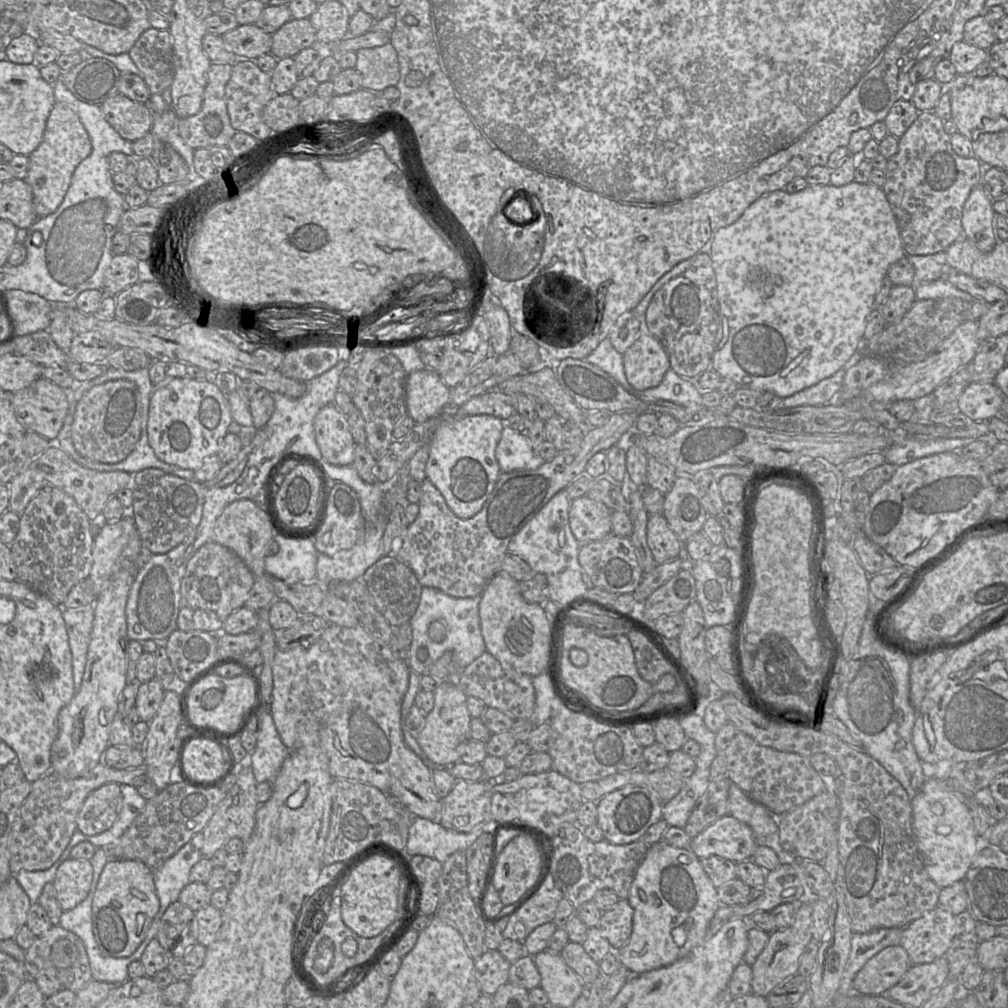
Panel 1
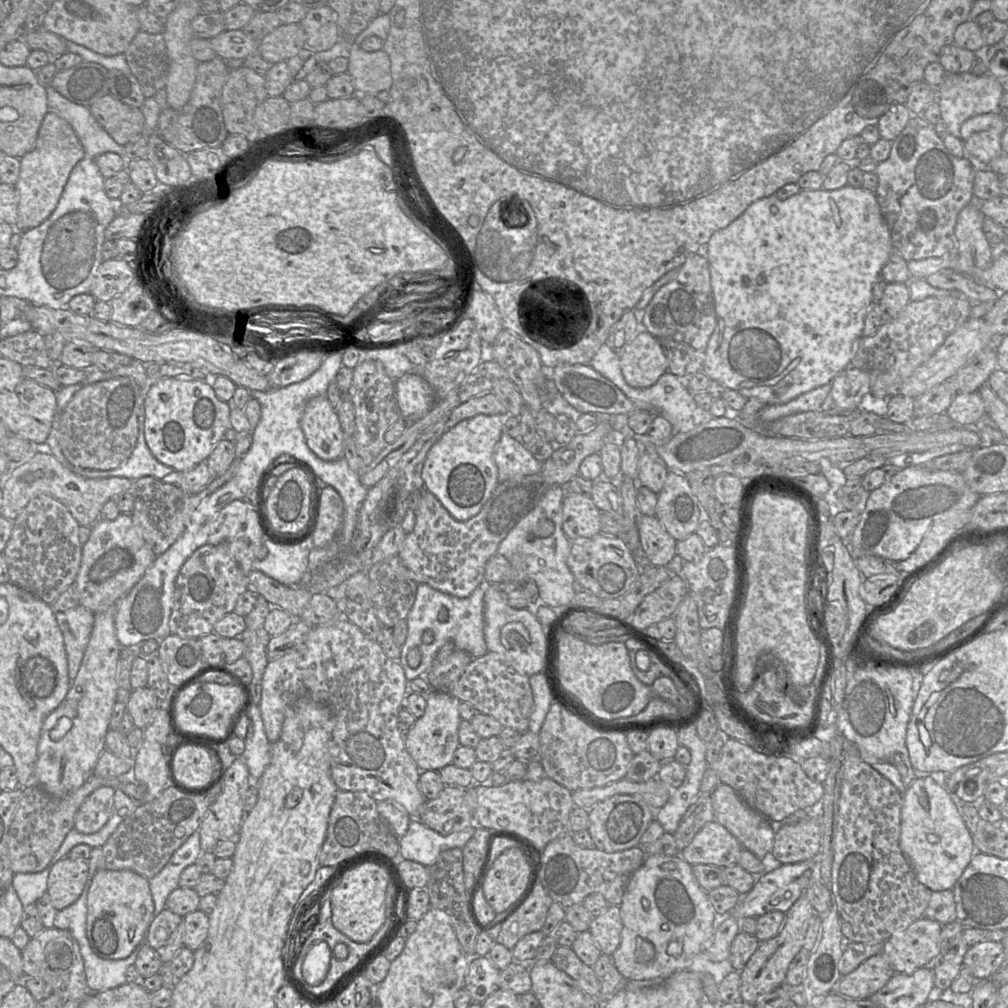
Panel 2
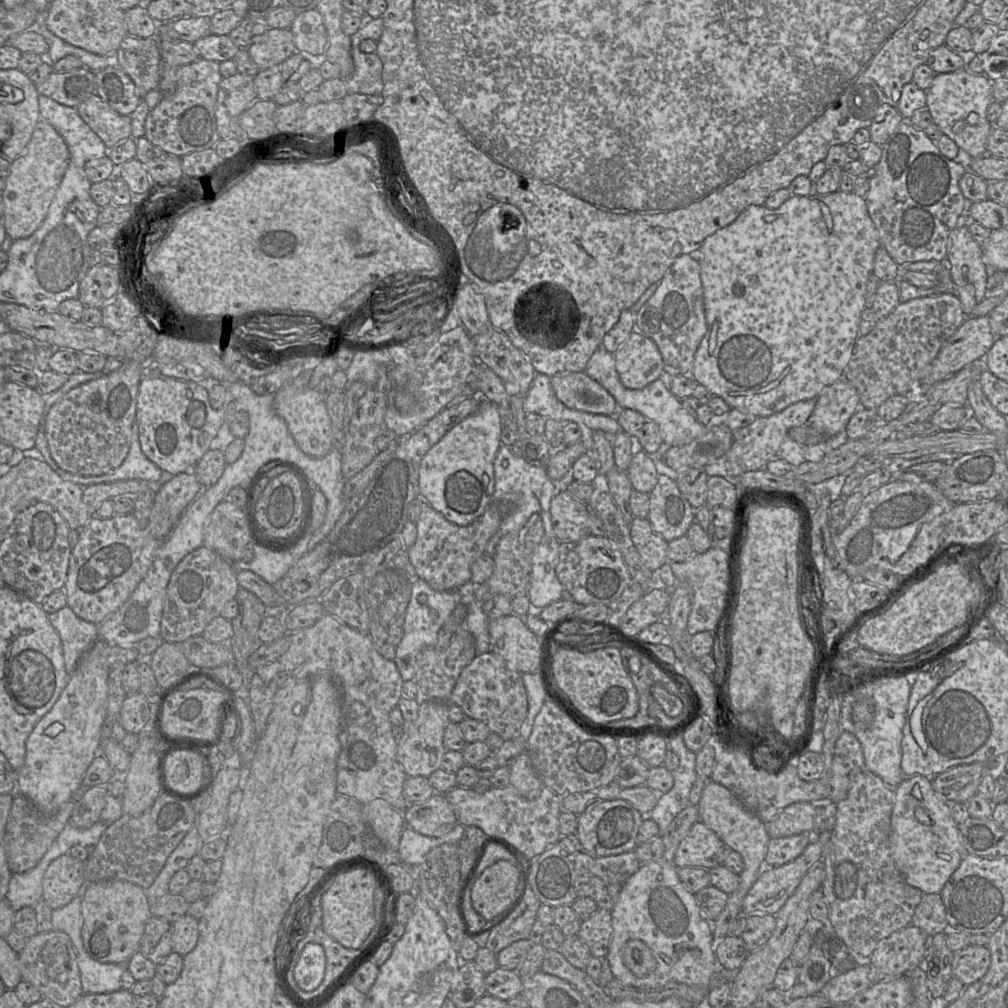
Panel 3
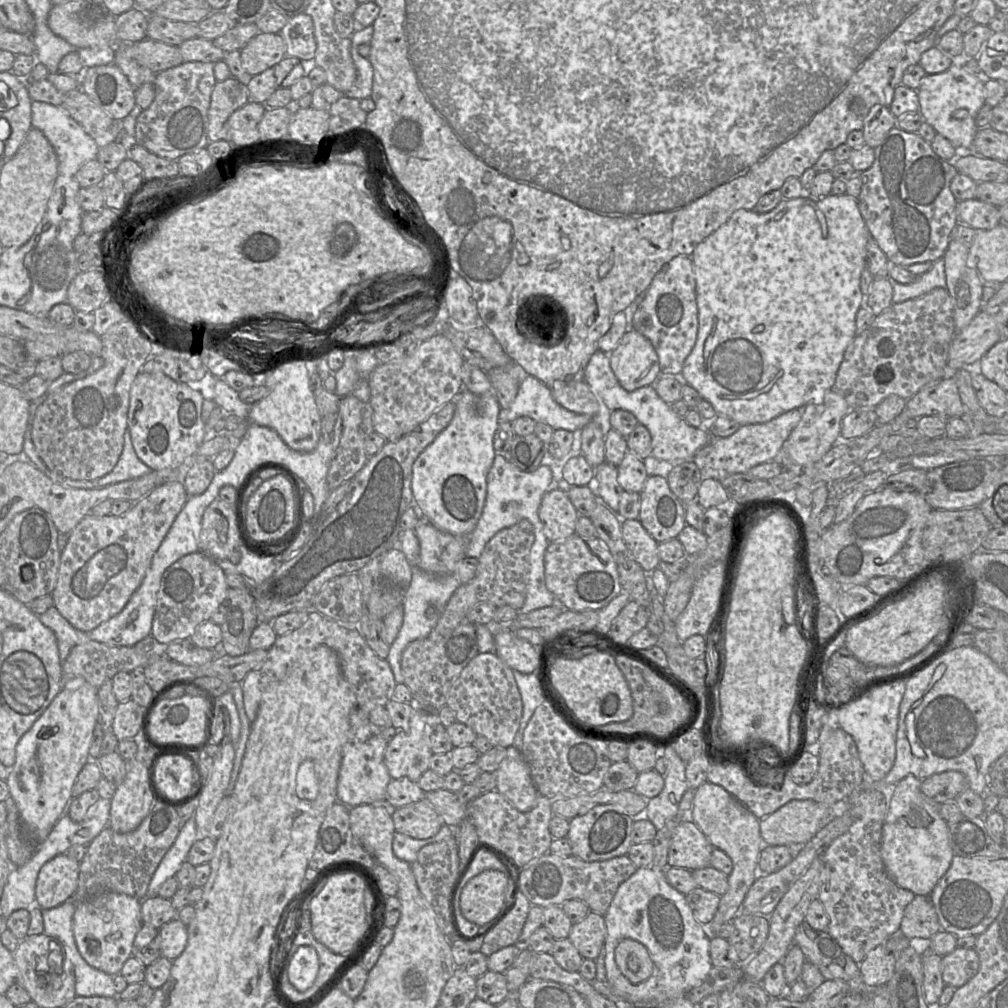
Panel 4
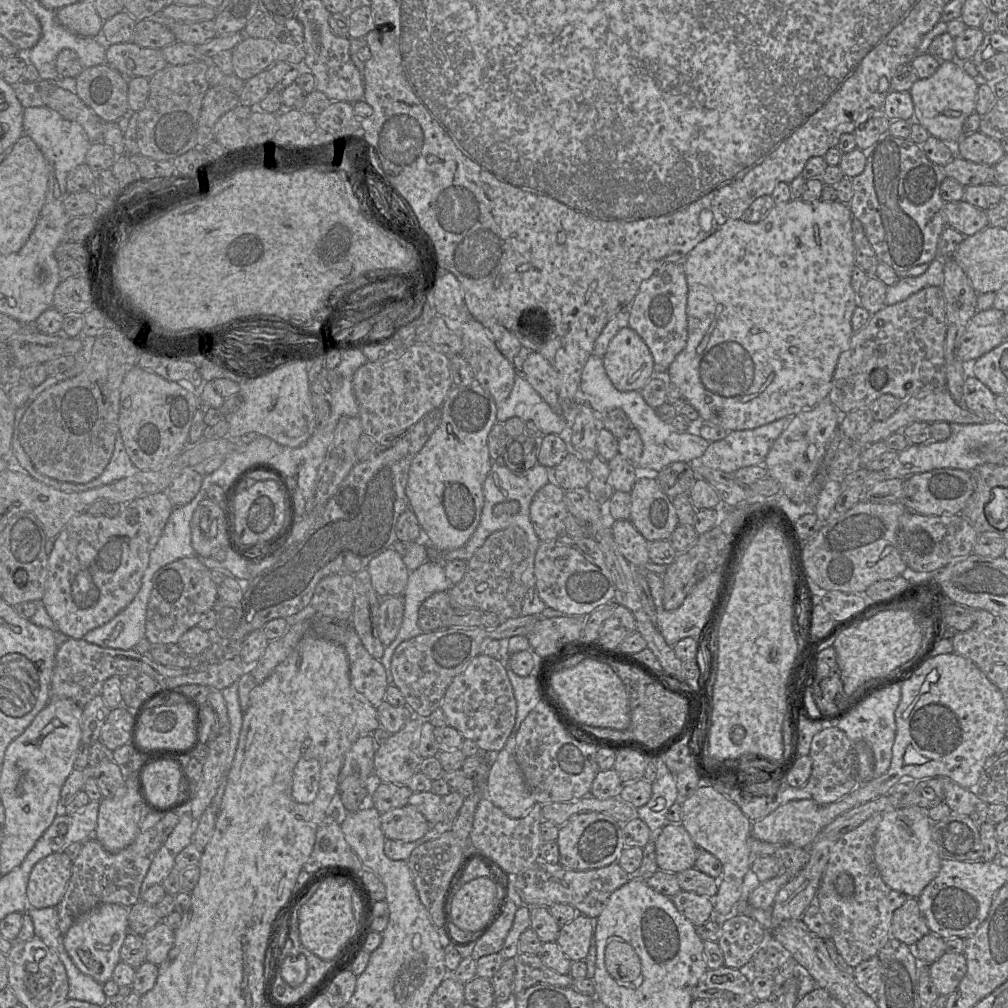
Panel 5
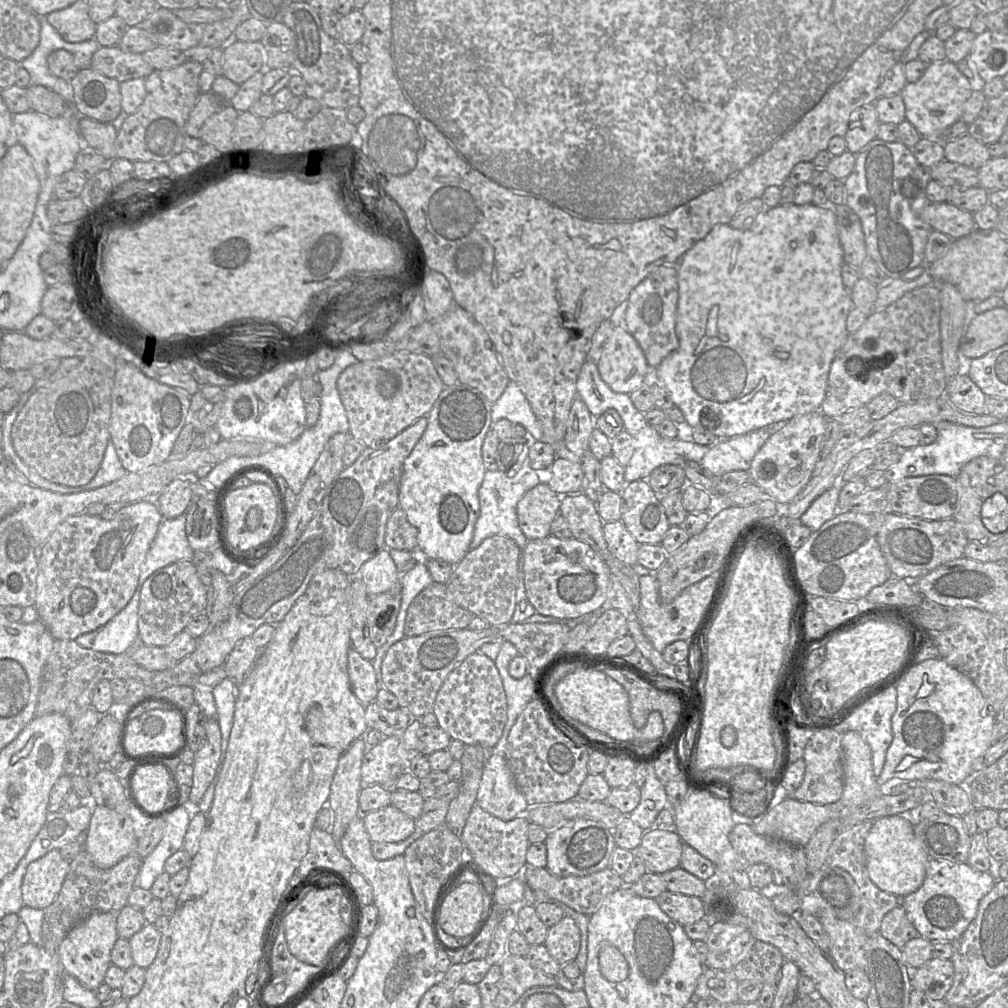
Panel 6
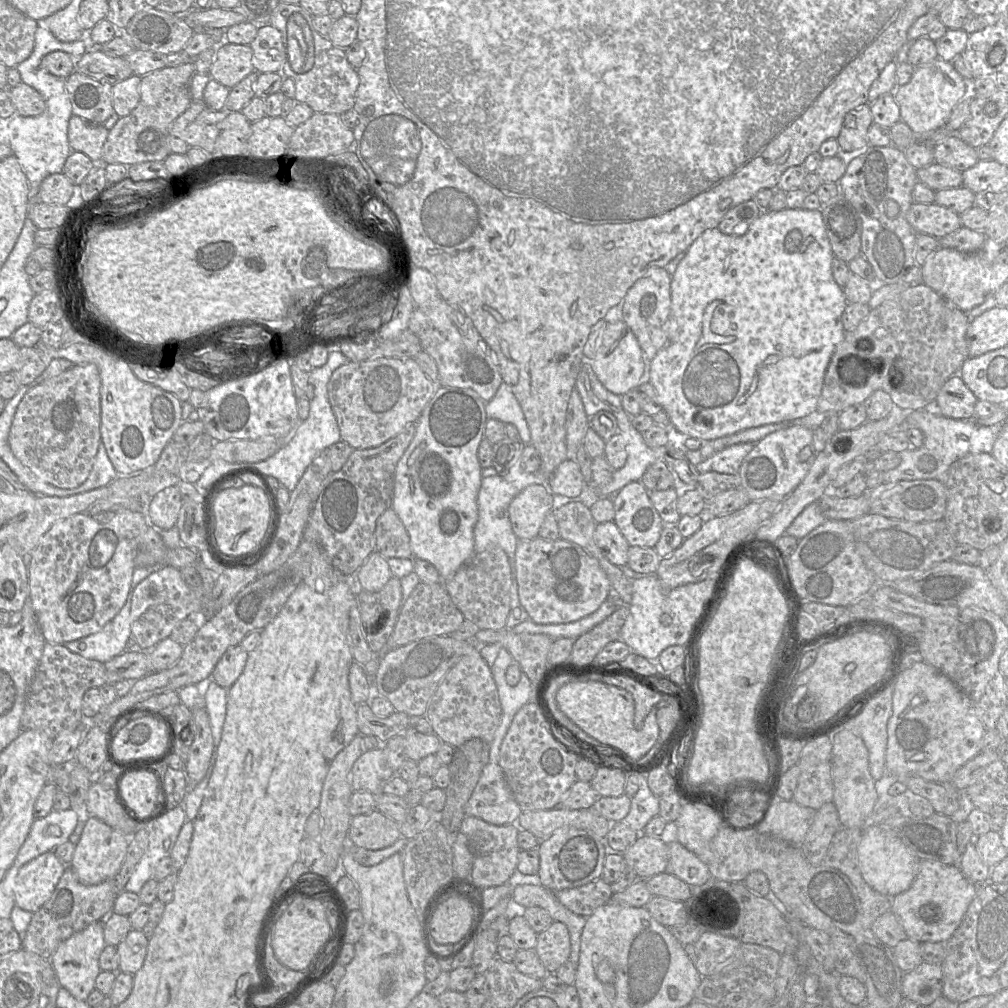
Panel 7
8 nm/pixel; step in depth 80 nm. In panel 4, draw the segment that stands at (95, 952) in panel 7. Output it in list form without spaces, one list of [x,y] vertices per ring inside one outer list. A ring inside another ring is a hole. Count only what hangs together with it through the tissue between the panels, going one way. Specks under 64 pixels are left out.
[[[106,891],[77,903],[73,916],[73,934],[77,949],[92,967],[115,976],[132,956],[136,934],[143,926],[141,901],[132,896]]]

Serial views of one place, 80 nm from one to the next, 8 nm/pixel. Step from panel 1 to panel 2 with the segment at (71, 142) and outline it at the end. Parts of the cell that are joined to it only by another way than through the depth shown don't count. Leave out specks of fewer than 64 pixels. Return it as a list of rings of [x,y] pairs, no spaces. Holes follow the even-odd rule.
[[[53,112],[44,117],[34,148],[20,158],[20,174],[15,188],[19,196],[16,230],[39,226],[55,210],[75,165],[84,157],[84,148],[70,124]]]

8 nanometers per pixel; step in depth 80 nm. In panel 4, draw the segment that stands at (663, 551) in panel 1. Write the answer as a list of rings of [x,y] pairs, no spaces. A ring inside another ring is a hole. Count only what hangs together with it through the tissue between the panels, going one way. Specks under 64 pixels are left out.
[[[638,519],[622,520],[622,537],[636,562],[646,571],[652,572],[661,562],[658,542],[653,539]]]

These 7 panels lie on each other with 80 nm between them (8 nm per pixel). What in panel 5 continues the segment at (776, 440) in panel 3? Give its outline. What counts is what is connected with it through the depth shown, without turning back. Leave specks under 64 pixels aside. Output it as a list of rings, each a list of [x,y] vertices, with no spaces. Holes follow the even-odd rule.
[[[787,416],[758,428],[731,431],[725,438],[711,442],[698,460],[698,464],[726,473],[734,473],[744,467],[764,464],[772,444],[786,429],[792,418],[793,416]]]

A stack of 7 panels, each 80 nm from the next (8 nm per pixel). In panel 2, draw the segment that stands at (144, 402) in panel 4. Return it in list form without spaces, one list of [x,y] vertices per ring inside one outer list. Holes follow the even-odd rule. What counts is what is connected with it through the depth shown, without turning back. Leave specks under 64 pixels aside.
[[[179,378],[151,380],[144,399],[144,411],[144,436],[149,450],[159,462],[179,472],[186,472],[207,459],[216,444],[224,439],[225,431],[232,428],[229,404],[219,400],[213,387],[203,380]]]

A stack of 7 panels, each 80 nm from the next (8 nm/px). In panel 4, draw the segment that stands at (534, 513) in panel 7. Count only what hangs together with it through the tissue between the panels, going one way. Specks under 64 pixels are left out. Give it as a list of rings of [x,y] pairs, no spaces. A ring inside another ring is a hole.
[[[552,486],[547,490],[538,515],[549,542],[565,539],[575,533],[579,514],[566,493],[566,486]]]

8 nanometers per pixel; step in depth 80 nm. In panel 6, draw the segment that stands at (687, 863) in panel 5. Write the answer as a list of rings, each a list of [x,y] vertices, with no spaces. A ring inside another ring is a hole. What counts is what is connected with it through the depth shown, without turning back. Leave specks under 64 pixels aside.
[[[644,830],[635,857],[644,862],[650,873],[663,874],[680,867],[684,843],[675,830]]]

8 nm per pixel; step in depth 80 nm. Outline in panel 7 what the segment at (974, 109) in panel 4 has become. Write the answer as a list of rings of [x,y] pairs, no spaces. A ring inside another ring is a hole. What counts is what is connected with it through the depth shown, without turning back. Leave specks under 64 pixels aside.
[[[936,60],[915,68],[910,81],[896,87],[893,95],[900,109],[900,118],[915,134],[942,128],[952,110],[971,93],[971,83],[964,79],[951,62]]]

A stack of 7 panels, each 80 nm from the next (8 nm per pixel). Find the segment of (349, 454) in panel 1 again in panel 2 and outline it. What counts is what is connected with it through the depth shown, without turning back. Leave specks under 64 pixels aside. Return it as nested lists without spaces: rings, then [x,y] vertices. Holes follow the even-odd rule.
[[[325,395],[306,403],[300,426],[307,446],[320,459],[334,461],[342,457],[345,434],[335,408]]]

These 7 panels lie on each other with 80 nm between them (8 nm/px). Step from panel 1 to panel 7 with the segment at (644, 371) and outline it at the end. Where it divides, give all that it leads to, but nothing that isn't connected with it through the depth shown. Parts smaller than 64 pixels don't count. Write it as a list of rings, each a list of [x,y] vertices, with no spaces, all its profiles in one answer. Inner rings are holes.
[[[623,320],[607,324],[601,336],[601,344],[590,362],[598,380],[614,394],[623,395],[636,389],[643,382],[645,367],[643,351],[637,338]]]

